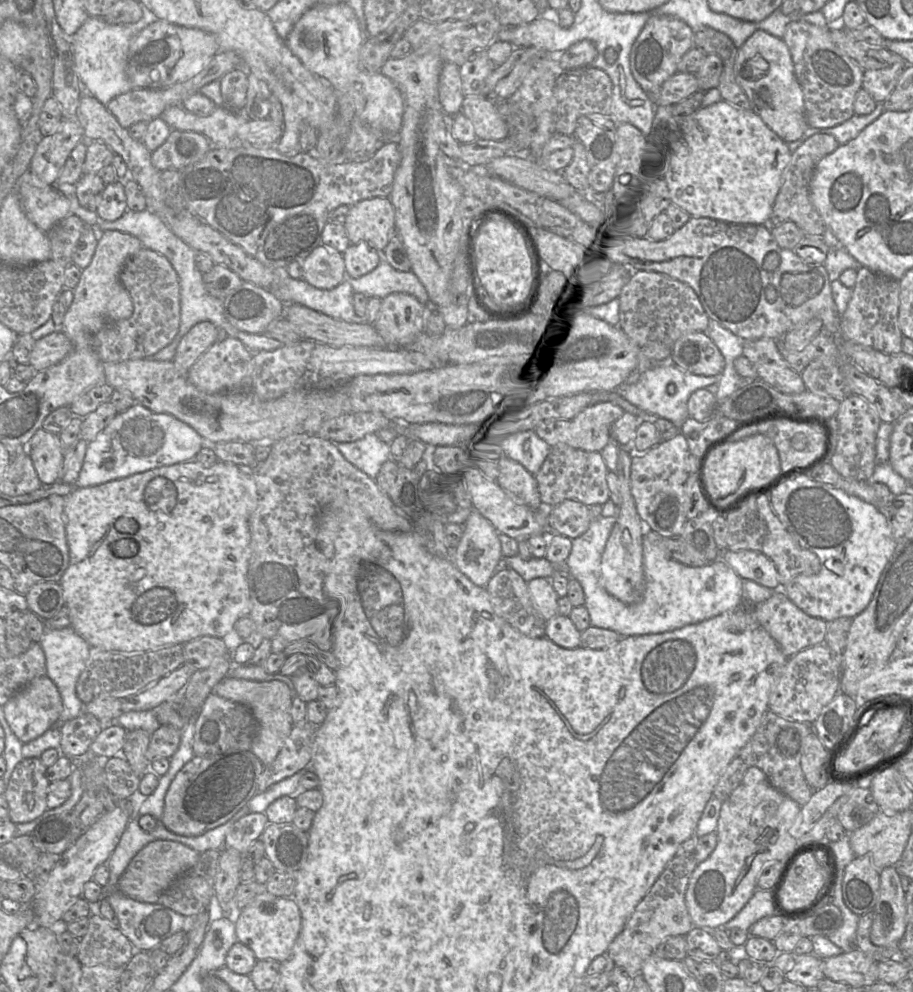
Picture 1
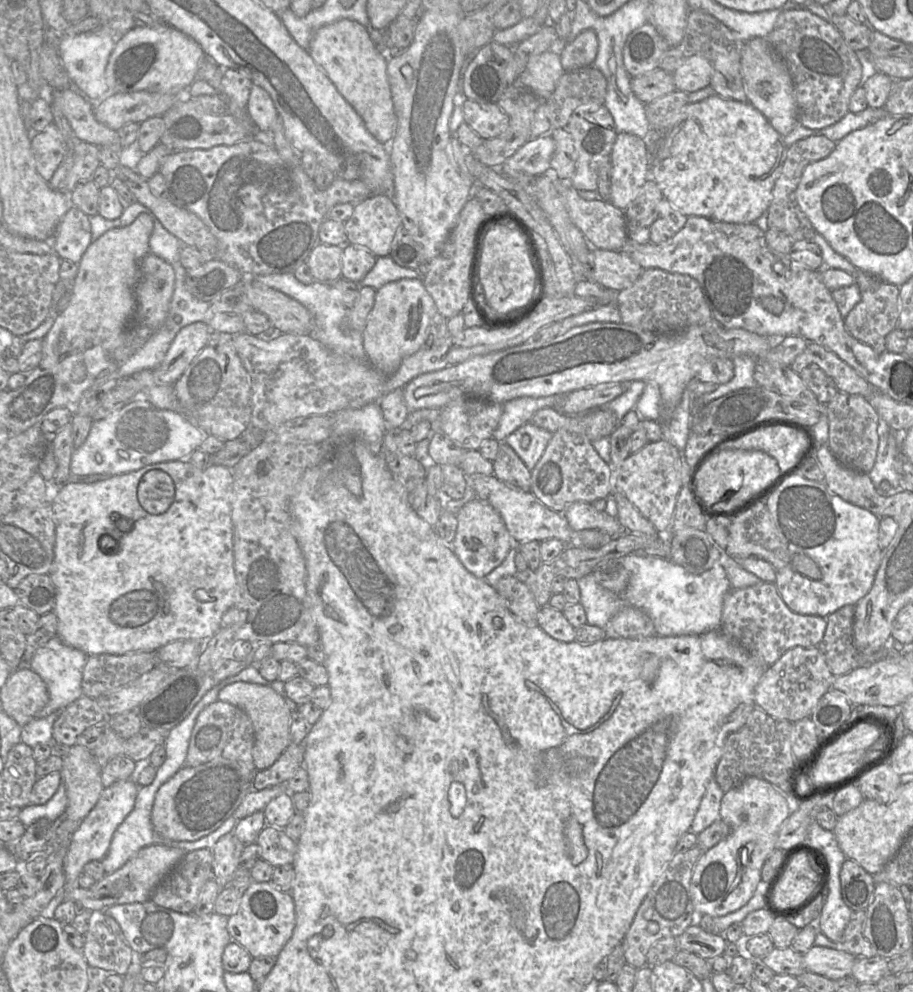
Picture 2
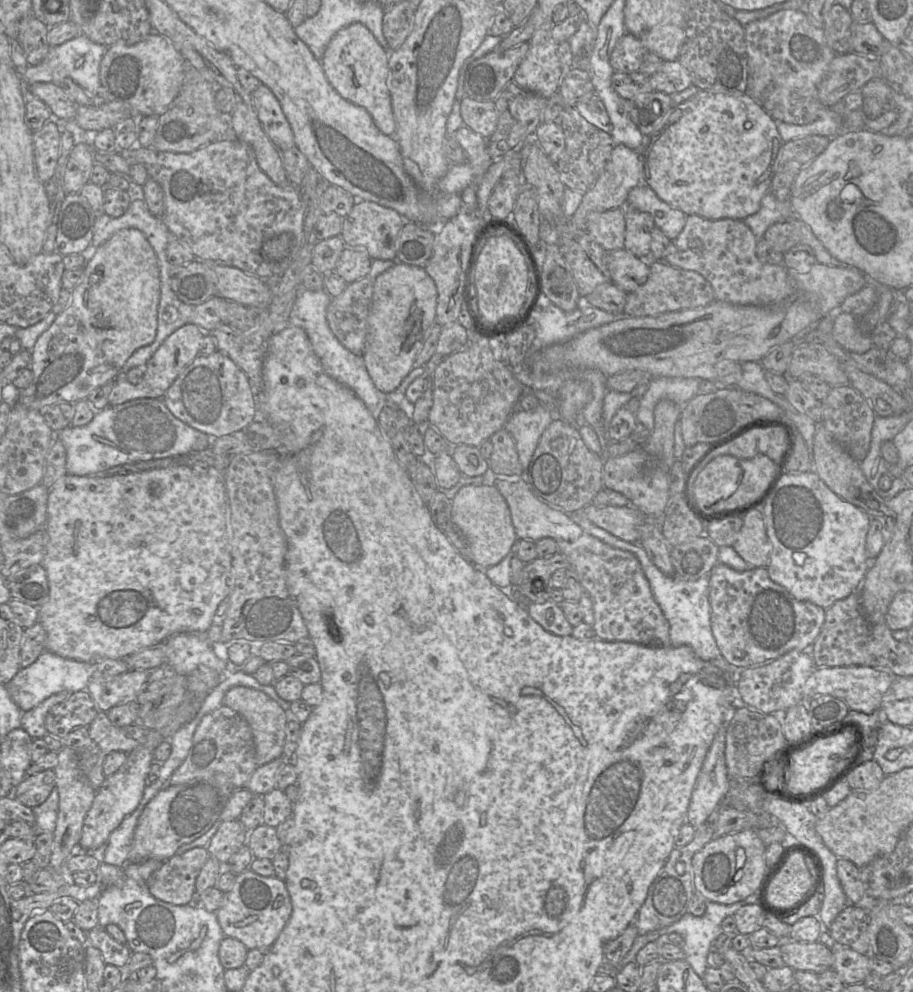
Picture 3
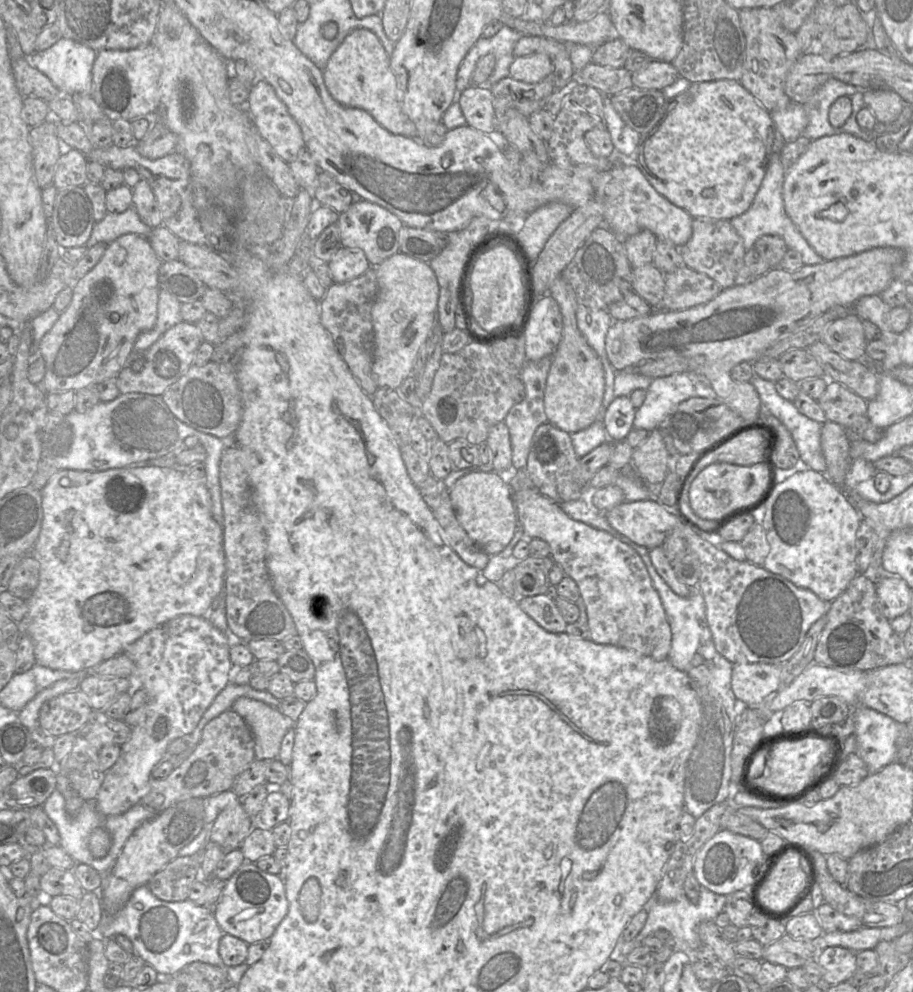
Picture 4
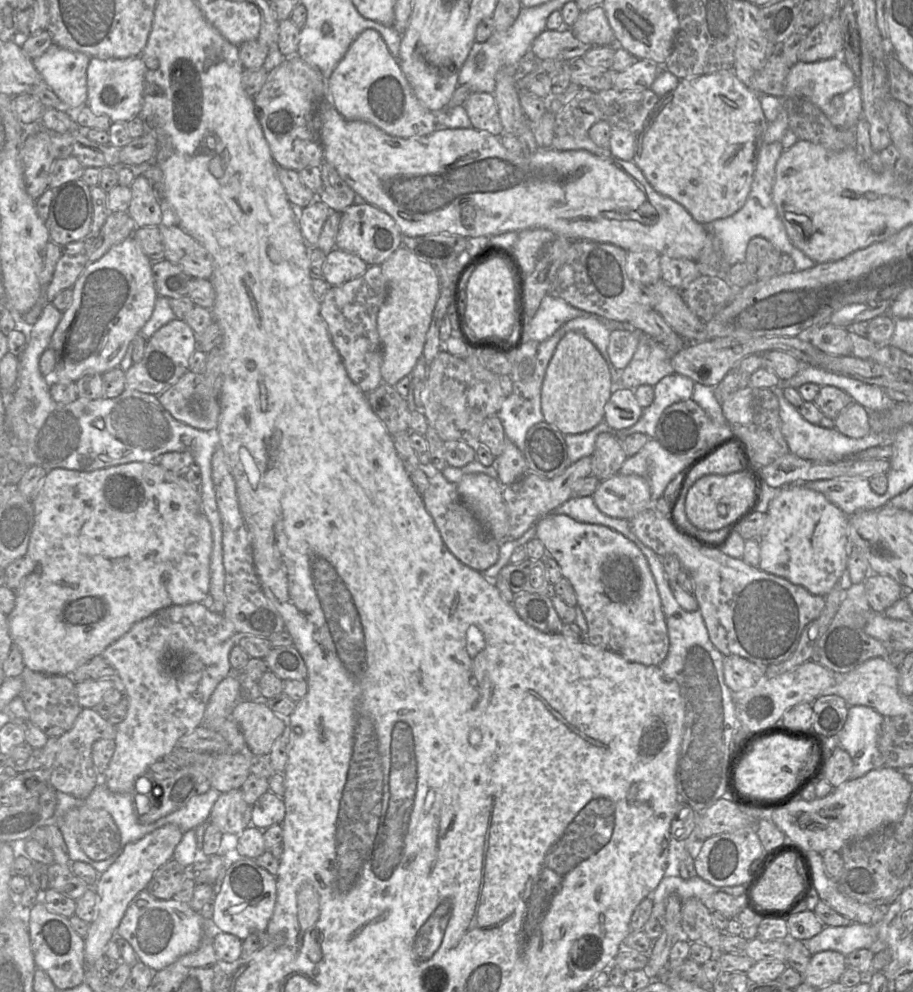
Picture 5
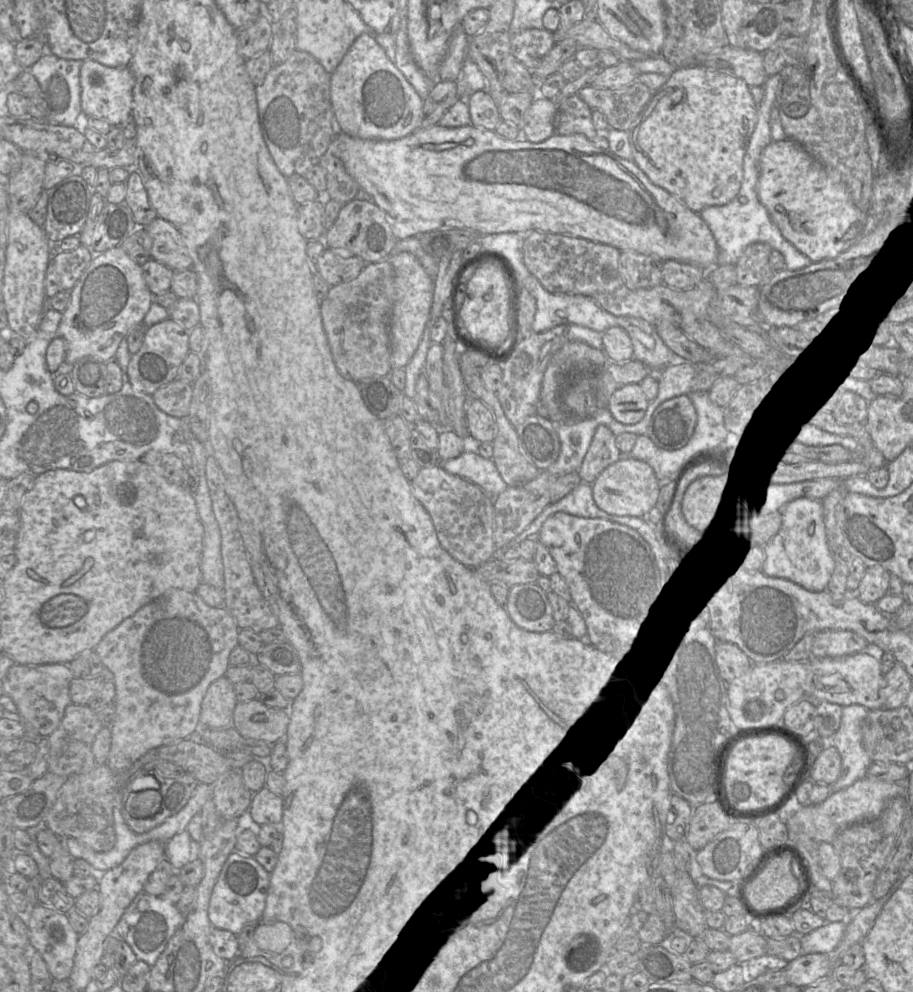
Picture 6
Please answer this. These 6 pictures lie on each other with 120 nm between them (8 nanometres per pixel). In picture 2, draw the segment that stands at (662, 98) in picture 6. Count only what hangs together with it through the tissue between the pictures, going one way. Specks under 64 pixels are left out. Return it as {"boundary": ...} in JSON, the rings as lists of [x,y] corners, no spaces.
{"boundary":[[[717,94],[695,103],[688,103],[680,114],[680,121],[665,133],[660,133],[650,153],[650,177],[653,179],[664,199],[687,217],[703,217],[713,221],[727,223],[754,223],[765,211],[768,210],[775,181],[780,174],[787,147],[781,136],[770,124],[768,119],[749,102],[739,102],[720,97]]]}

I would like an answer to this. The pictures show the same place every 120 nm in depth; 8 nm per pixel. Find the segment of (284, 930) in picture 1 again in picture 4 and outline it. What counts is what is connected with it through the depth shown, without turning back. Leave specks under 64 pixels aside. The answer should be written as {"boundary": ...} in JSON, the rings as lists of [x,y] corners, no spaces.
{"boundary":[[[245,861],[226,881],[221,897],[213,907],[223,934],[235,936],[247,944],[268,941],[288,912],[285,886],[280,875],[267,873]]]}

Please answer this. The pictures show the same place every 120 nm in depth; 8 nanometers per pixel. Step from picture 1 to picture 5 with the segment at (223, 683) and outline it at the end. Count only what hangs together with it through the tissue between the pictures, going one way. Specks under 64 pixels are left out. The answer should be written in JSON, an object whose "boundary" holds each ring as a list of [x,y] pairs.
{"boundary":[[[240,700],[231,718],[240,728],[247,752],[268,755],[275,740],[286,728],[283,718],[274,713],[264,700]]]}

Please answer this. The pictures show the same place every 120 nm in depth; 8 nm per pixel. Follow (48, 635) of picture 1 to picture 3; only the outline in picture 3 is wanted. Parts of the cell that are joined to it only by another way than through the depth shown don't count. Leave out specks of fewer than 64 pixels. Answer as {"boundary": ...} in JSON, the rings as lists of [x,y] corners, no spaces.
{"boundary":[[[44,650],[30,666],[21,668],[13,679],[6,684],[7,691],[15,704],[23,711],[28,711],[51,695],[68,691],[71,693],[86,690],[91,675],[93,663],[63,658],[48,650]]]}

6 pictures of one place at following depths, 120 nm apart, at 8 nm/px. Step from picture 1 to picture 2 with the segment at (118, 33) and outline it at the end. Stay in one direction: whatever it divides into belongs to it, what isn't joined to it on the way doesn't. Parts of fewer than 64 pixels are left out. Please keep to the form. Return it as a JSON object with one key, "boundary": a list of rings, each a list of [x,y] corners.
{"boundary":[[[101,28],[96,32],[84,32],[73,36],[63,36],[59,42],[58,54],[72,81],[73,87],[90,98],[97,99],[108,90],[105,70],[117,38]]]}

